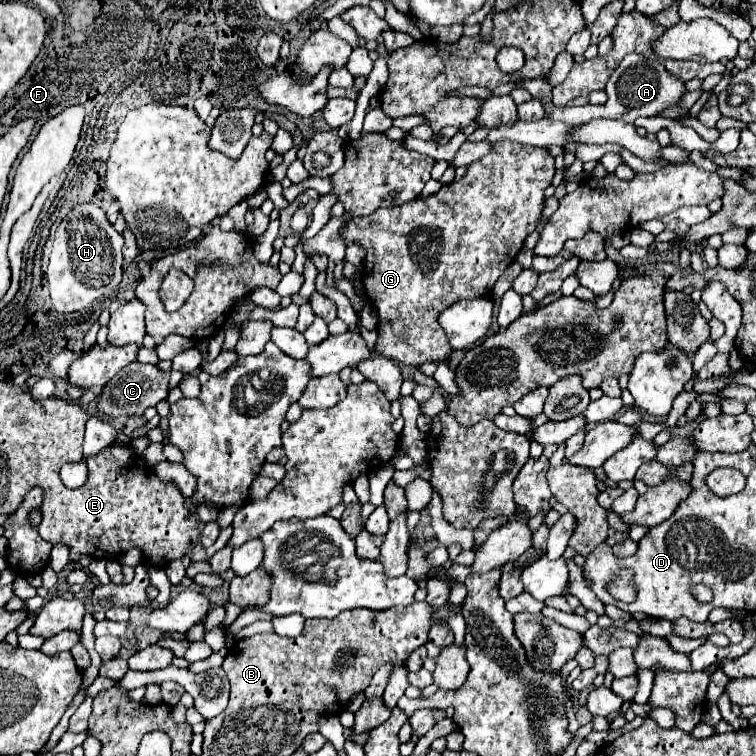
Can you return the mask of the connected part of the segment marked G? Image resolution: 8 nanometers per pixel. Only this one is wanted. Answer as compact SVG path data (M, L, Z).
M495 143L495 151L469 165L465 179L443 185L429 197L417 197L407 205L379 209L367 217L353 217L341 227L345 243L359 243L367 255L363 263L363 287L369 301L375 301L379 315L377 351L405 365L447 359L451 347L437 317L451 303L461 299L489 297L497 277L511 265L523 247L523 239L539 225L543 211L543 189L555 175L553 155L545 147Z

